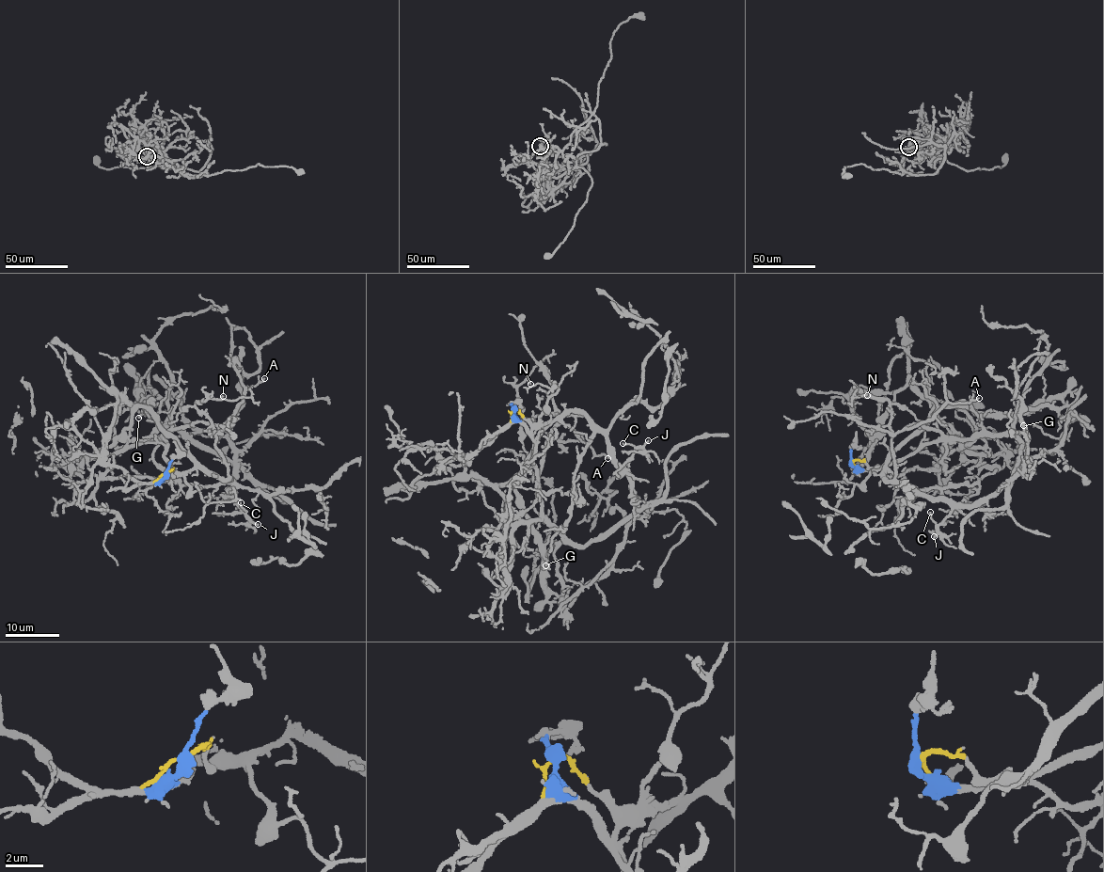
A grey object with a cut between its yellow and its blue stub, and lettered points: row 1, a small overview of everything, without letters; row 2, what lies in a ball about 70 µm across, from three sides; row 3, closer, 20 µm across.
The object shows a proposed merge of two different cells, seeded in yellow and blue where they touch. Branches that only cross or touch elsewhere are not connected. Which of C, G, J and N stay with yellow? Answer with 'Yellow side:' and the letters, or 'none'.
Yellow side: C, G, J, N

